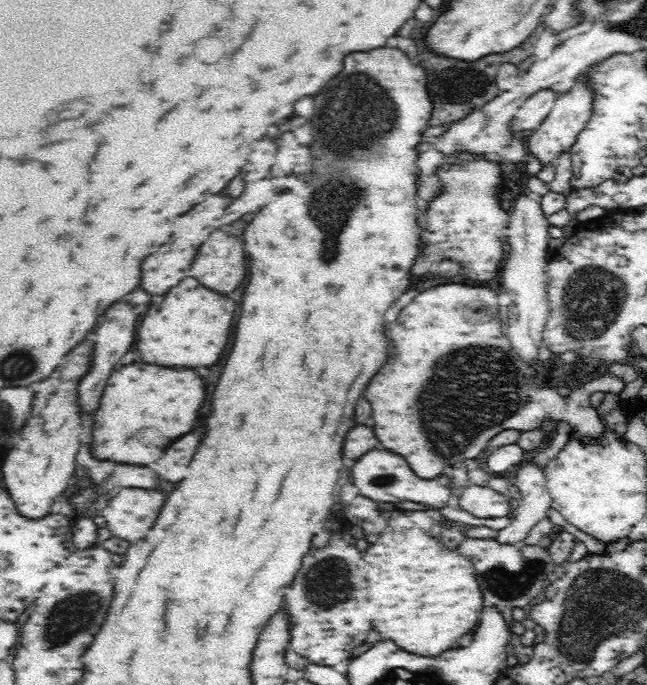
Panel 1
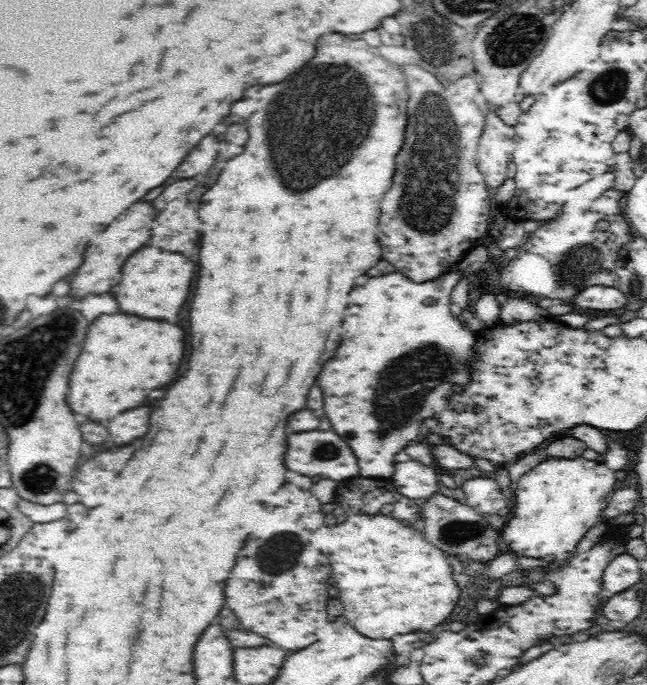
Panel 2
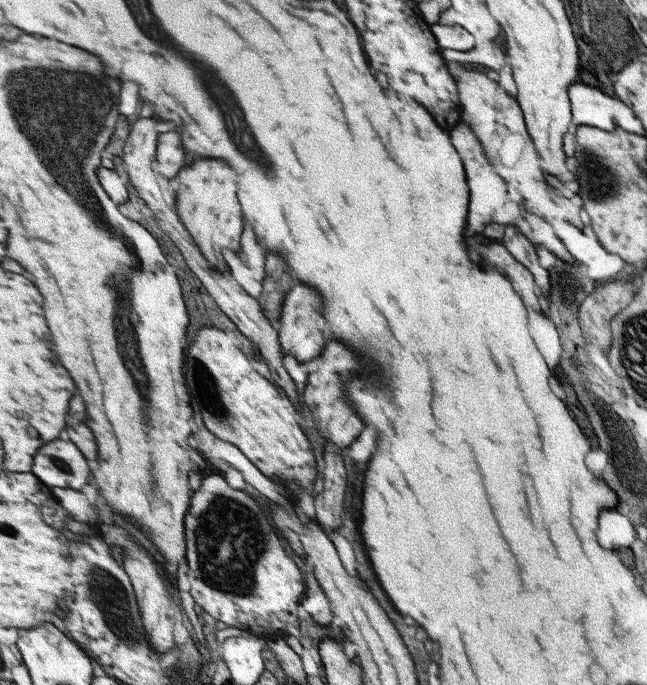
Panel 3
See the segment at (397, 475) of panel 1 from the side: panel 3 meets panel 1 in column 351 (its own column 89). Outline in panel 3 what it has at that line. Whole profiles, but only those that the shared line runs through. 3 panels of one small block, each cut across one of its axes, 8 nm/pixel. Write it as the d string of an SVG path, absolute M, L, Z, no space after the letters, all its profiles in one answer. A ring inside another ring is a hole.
M55 439L35 453L33 474L54 488L81 490L89 482L89 464L83 452L69 440Z

